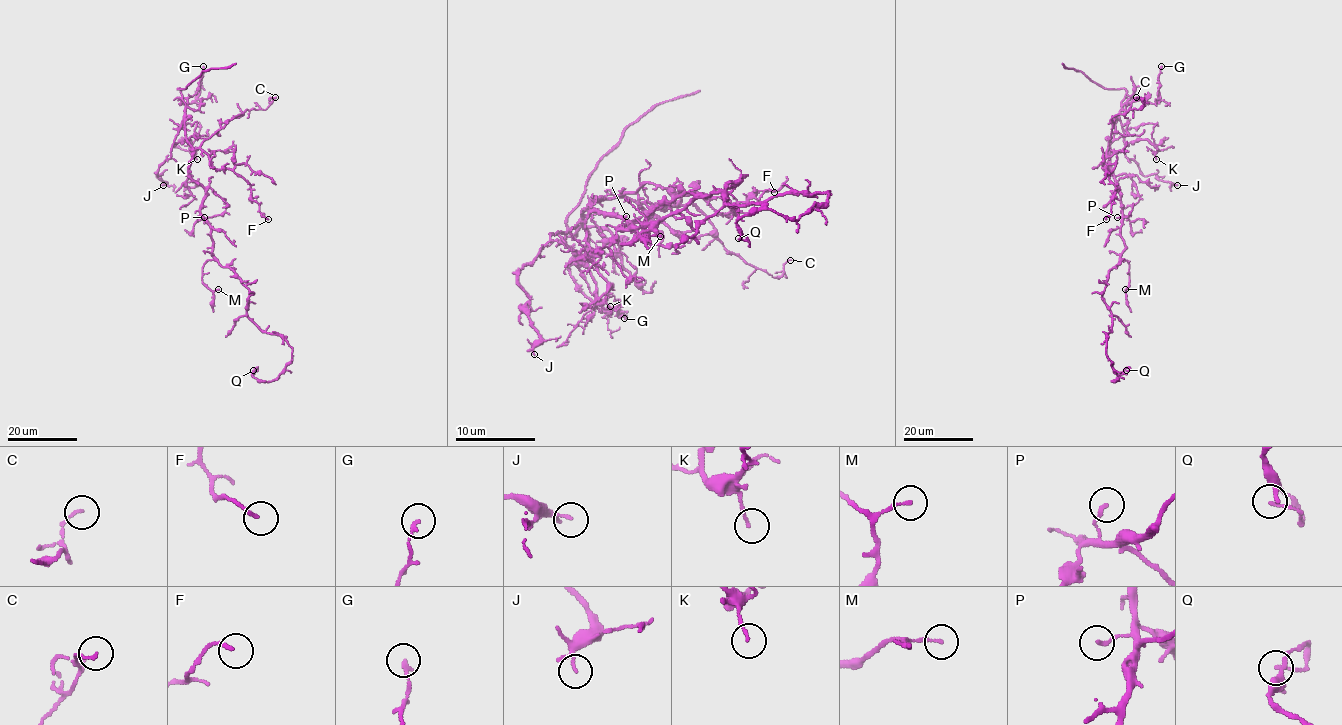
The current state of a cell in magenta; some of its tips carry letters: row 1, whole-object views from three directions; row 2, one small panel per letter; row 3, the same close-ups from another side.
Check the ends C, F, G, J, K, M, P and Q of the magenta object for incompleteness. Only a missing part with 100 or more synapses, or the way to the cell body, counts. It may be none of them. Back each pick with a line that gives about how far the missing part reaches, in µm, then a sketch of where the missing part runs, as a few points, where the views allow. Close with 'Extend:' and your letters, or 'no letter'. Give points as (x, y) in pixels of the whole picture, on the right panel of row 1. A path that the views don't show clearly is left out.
Extend: no letter

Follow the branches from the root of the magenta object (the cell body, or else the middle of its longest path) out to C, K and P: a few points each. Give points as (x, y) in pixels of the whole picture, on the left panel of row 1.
C: (211, 229), (200, 212), (205, 190), (189, 174), (191, 154), (228, 121), (246, 109), (264, 110), (275, 97)
K: (211, 229), (200, 212), (205, 190), (189, 174), (193, 148), (184, 120), (174, 141), (191, 140), (197, 159)
P: (211, 229), (204, 217)

